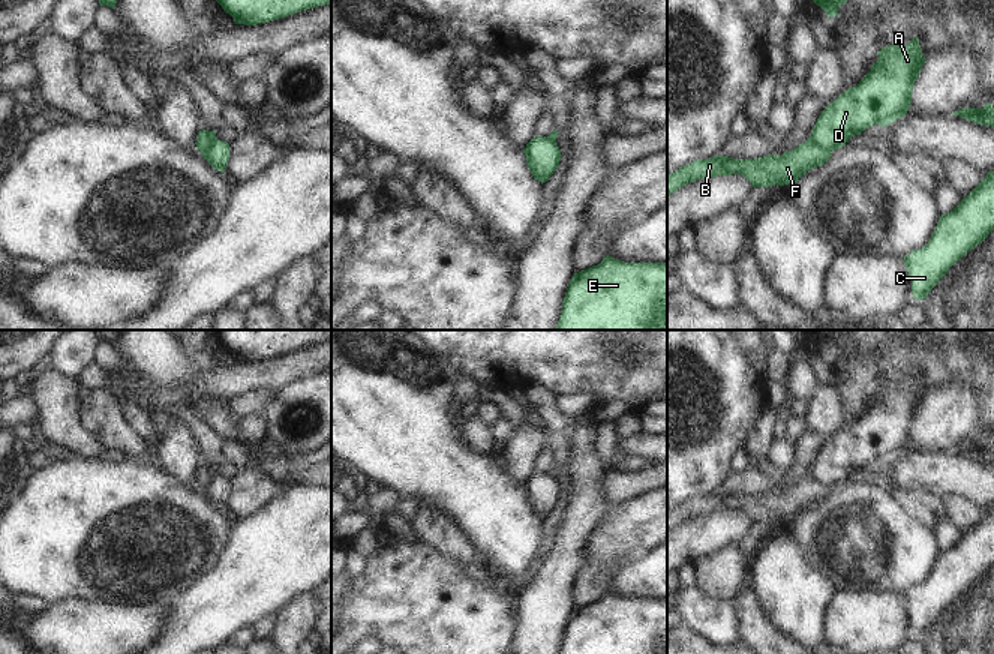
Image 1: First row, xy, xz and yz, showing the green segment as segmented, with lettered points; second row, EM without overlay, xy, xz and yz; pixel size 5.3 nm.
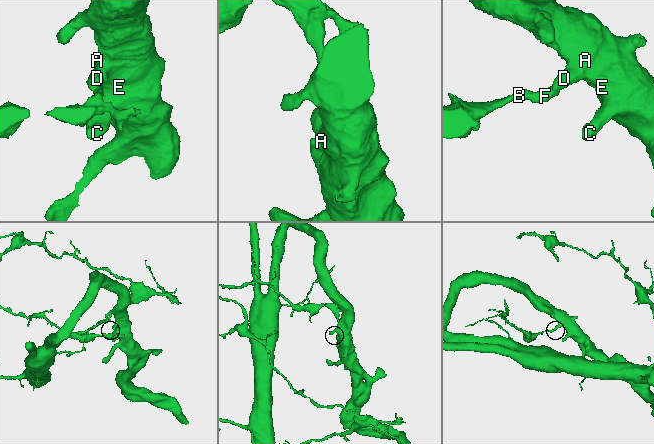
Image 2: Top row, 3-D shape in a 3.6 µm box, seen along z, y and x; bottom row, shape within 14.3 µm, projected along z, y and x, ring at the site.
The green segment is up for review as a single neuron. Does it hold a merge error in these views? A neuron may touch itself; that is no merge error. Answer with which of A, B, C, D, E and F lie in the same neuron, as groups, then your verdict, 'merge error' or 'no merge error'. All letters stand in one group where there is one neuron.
A C D E / B F | merge error

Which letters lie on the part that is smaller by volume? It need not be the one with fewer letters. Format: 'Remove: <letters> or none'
Remove: B, F.

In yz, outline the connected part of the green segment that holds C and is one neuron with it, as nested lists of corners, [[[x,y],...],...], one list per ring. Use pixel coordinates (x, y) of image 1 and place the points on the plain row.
[[[994,507],[939,560],[922,585],[903,594],[915,636],[924,636],[948,606],[994,566]]]

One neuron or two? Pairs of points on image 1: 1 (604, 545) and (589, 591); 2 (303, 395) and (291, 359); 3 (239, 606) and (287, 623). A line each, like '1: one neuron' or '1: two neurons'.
1: two neurons
2: two neurons
3: two neurons

